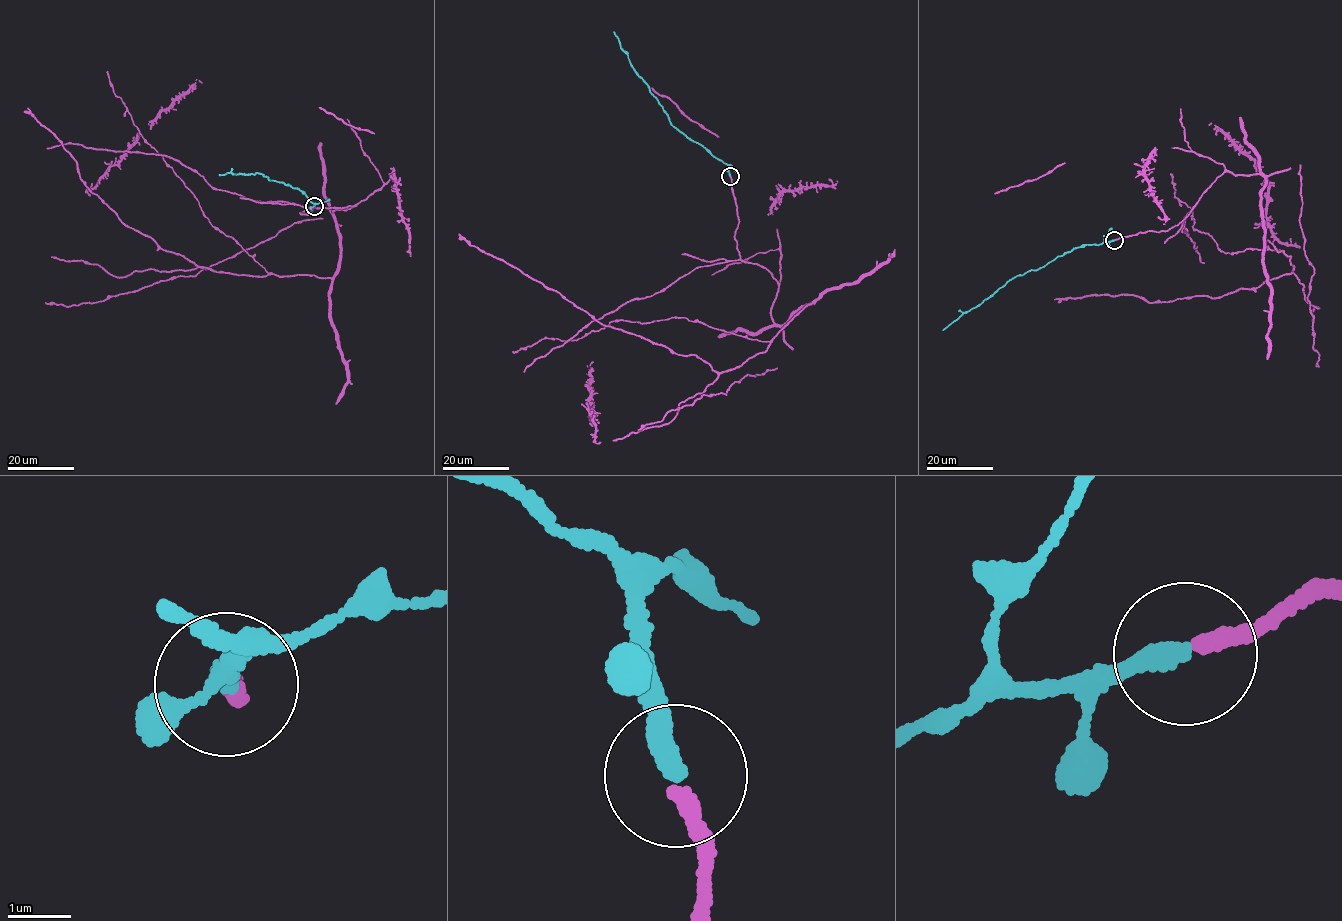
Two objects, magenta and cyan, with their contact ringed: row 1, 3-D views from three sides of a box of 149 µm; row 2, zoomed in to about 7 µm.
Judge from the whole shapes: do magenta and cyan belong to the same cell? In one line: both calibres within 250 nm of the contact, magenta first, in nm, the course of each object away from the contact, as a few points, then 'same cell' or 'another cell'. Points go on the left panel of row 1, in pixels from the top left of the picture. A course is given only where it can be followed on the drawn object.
calibres 240 and 320 nm; course magenta (313, 205), (300, 213), (354, 206), (333, 212), (340, 245), (332, 277), (194, 264), (123, 224), (27, 108); course cyan (314, 206), (300, 190), (261, 173), (219, 175); same cell

